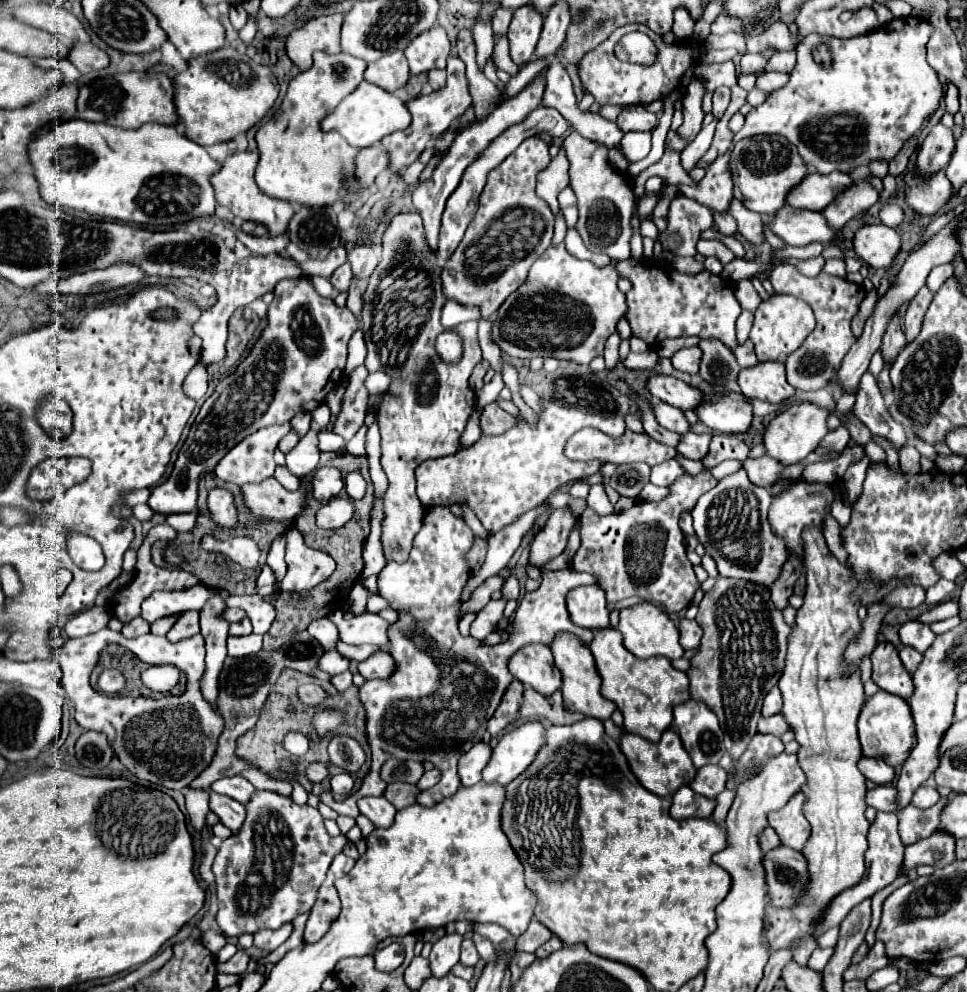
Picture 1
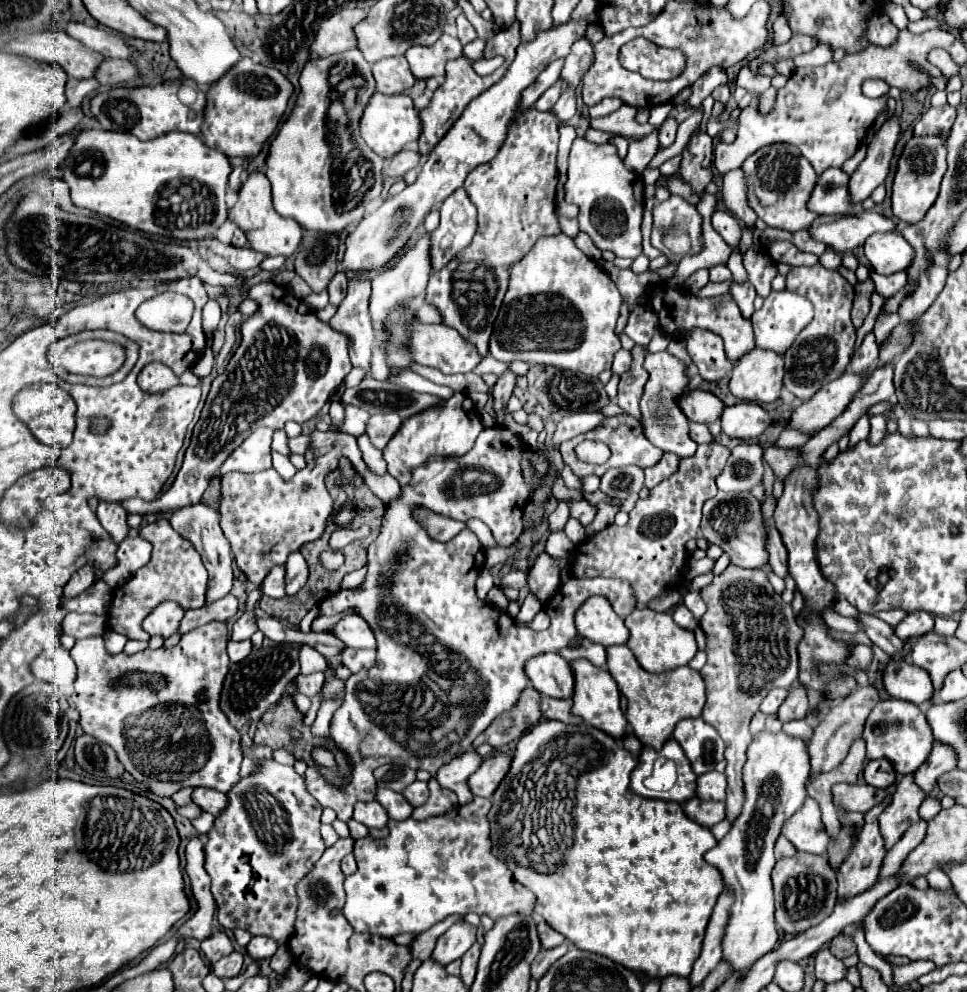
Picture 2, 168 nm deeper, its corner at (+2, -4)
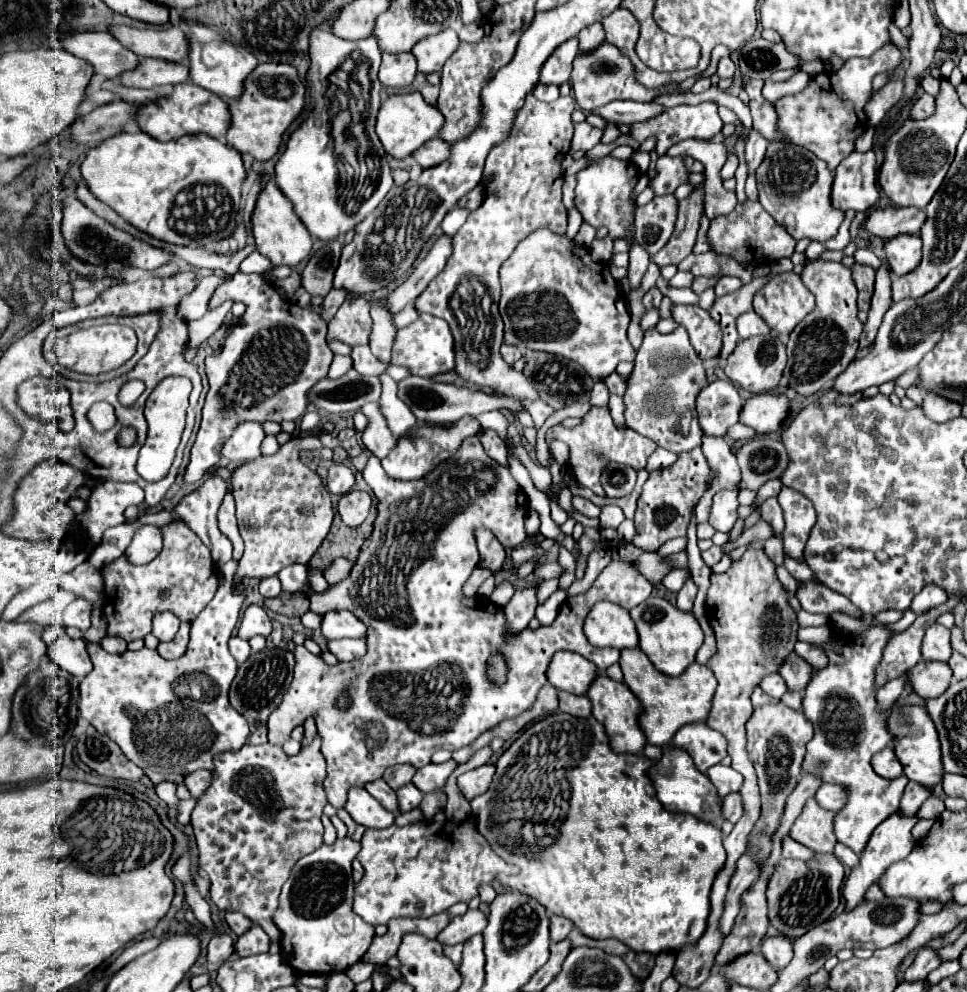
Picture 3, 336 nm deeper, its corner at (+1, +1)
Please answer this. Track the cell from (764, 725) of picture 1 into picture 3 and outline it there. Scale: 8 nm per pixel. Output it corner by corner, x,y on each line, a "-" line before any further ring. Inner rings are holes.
795,652
785,660
785,664
781,666
779,674
783,676
785,684
787,684
787,690
789,692
799,692
799,690
805,690
811,676
813,676
813,670
809,668
809,664
805,660
801,660

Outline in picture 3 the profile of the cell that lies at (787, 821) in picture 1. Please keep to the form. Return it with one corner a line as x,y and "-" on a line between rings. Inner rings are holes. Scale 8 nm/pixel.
809,798
803,806
803,812
795,820
789,836
799,844
811,848
813,852
833,852
837,838
833,836
833,814

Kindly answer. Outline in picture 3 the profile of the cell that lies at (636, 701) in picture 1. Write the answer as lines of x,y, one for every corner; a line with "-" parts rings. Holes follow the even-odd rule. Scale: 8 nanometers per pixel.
623,648
619,664
625,676
625,684
641,702
639,726
649,744
665,746
673,740
675,732
681,726
701,722
707,718
711,710
711,700
717,688
717,680
707,666
691,664
683,674
673,678
673,676
667,676
655,670
655,666
649,662
649,658
639,648

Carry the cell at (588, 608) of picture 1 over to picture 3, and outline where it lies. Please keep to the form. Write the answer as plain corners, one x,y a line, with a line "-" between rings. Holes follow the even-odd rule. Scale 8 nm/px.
597,602
585,618
583,630
589,642
601,648
635,648
639,642
629,612
625,608
617,608
613,602

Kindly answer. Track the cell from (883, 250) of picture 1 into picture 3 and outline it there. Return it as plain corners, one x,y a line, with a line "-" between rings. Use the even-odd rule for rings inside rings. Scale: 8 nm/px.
901,234
883,242
885,260
895,276
911,272
921,260
921,238
913,234

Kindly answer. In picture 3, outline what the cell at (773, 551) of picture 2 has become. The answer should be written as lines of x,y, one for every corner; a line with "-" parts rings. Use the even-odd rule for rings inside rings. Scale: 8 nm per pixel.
769,498
761,504
761,518
773,528
773,536
781,538
781,532
783,532
783,512
781,512
781,506
775,498

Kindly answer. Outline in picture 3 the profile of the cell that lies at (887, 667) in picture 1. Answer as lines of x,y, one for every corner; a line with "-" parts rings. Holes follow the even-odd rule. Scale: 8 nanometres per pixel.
919,660
917,666
909,670
909,684
923,700
941,696
951,684
951,668
945,662

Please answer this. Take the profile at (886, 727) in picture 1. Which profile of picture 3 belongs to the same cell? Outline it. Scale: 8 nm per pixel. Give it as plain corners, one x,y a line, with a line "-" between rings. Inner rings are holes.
893,706
891,716
887,718
887,728
893,734
893,750
897,760
901,762
905,776
909,780
935,786
943,778
943,764
941,764
941,746
937,738
937,730
925,706

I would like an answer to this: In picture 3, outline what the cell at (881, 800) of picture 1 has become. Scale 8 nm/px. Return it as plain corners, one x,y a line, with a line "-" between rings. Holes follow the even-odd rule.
823,784
817,794
815,800
833,812
839,812
845,806
845,788
841,784

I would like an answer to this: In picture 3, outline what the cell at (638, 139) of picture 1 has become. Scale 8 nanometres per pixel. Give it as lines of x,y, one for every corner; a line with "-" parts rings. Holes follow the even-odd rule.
587,122
575,124
575,134
573,134
573,140
571,140
571,152
591,150
595,144
599,144
601,136
603,136
603,132
599,128
589,126

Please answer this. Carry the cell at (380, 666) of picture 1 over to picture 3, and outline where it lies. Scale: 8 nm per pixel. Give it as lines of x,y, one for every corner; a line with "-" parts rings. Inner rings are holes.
363,638
361,640
331,640
327,644
327,648
341,662
349,662
349,660
365,656
365,652
367,652
367,640
363,640

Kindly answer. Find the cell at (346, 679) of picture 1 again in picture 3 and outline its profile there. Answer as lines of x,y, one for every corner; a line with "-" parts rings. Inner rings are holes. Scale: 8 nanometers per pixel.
315,734
313,742
297,756
287,756
275,744
249,746
239,752
223,752
215,756
213,782
209,790
197,800
191,814
195,842
199,848
199,868
211,880
211,900
223,912
241,912
253,924
261,926
273,944
279,942
281,932
273,926
273,912
279,908
279,890
289,878
289,872
301,856
317,850
323,844
323,806
327,804
321,782
325,778
325,760
321,756
321,738

